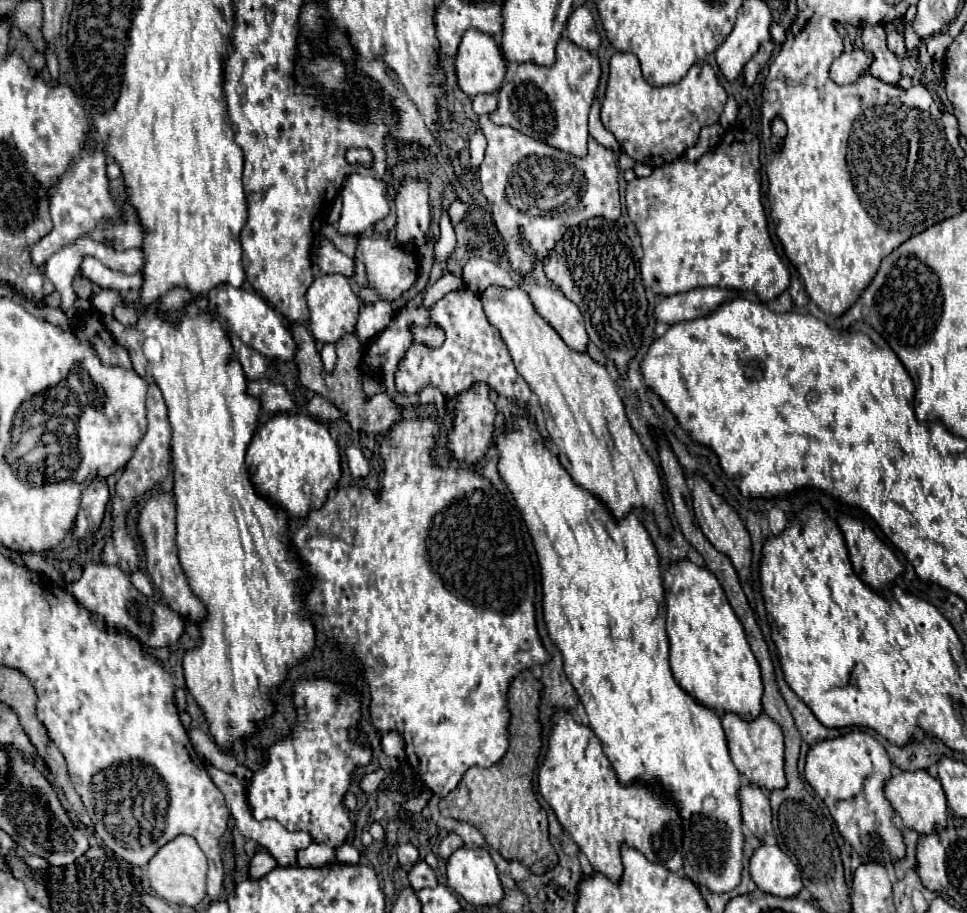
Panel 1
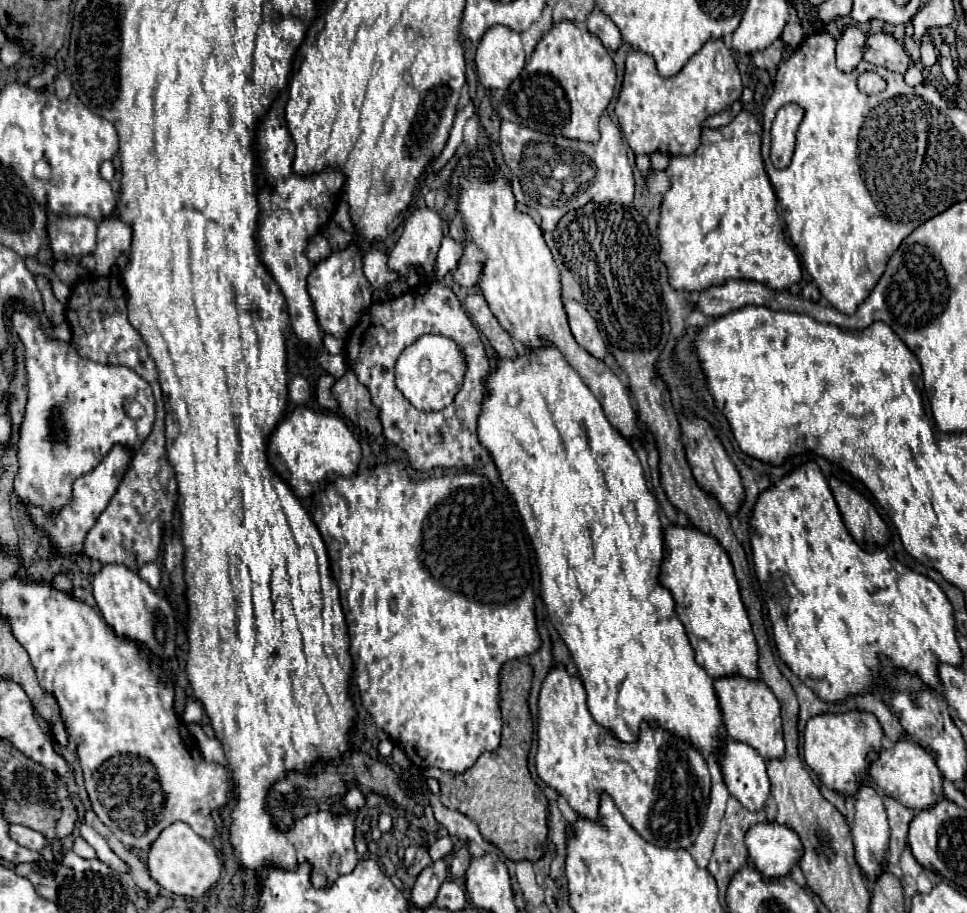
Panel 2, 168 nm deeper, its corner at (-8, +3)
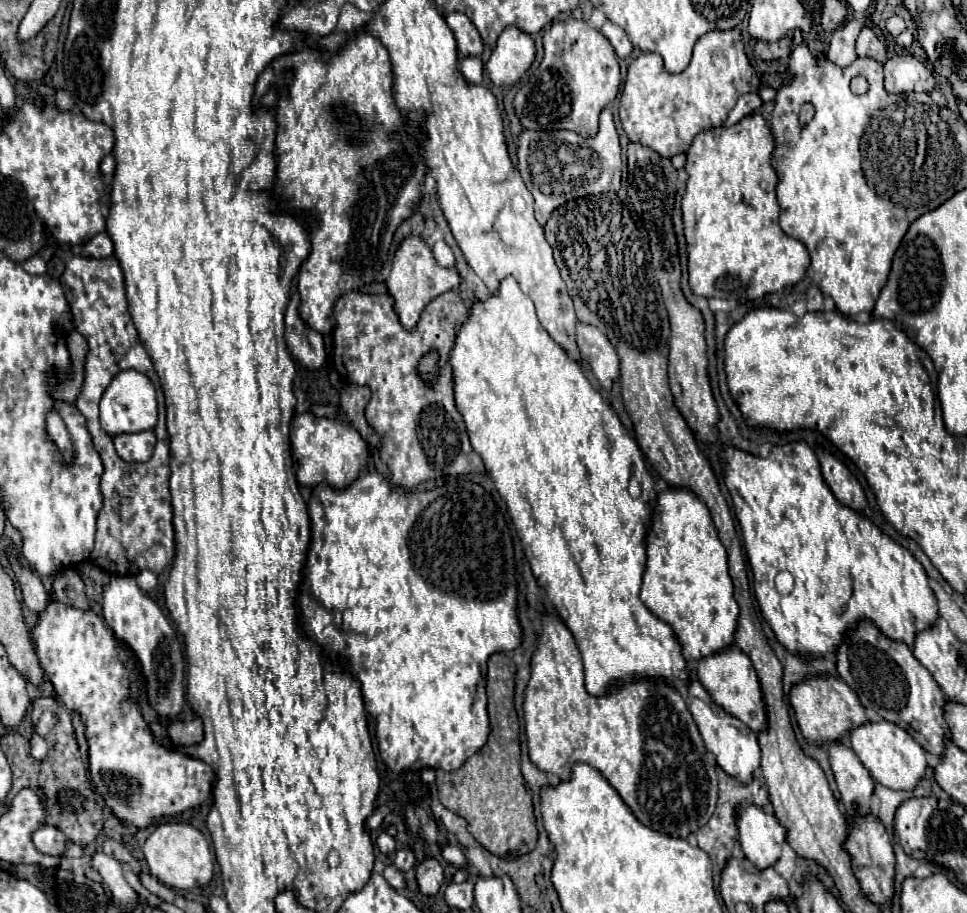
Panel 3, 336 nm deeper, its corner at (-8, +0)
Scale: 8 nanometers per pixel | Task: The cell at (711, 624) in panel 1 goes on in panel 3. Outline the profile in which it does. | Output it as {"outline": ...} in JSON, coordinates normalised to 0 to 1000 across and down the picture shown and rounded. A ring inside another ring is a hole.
{"outline":[[[691,532],[678,545],[668,585],[670,618],[662,655],[699,694],[709,725],[720,725],[759,705],[763,662],[753,629],[751,602],[732,556],[709,535]]]}

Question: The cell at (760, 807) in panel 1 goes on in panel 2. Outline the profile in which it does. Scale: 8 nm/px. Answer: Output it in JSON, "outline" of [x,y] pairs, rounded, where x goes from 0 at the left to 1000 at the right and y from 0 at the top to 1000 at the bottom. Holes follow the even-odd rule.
{"outline":[[[751,812],[751,829],[747,831],[749,858],[774,888],[786,888],[796,873],[796,853],[792,834],[769,814]]]}

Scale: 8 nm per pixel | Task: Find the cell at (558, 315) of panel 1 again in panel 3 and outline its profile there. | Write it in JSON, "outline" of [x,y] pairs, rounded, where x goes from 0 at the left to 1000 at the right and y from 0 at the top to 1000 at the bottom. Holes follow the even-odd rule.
{"outline":[[[600,353],[596,357],[596,375],[602,394],[604,399],[608,399],[608,405],[612,405],[618,423],[623,425],[623,429],[629,429],[641,412],[639,388],[635,379],[616,357],[600,355]]]}

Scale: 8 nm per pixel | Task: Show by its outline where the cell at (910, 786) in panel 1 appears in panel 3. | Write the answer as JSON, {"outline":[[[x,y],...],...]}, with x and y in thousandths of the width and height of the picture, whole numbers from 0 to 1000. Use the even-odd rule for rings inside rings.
{"outline":[[[916,789],[896,791],[891,795],[881,797],[877,802],[877,811],[889,835],[902,848],[902,852],[925,865],[943,865],[956,850],[956,843],[960,839],[956,819],[935,797]]]}

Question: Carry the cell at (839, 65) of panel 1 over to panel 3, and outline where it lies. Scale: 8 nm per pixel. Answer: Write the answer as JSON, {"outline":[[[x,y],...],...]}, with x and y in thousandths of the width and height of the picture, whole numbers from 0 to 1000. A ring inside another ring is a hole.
{"outline":[[[877,22],[871,31],[867,31],[860,37],[860,44],[858,44],[856,57],[854,57],[858,68],[862,68],[867,72],[877,72],[887,64],[883,48],[885,48],[885,37],[889,35],[889,28],[893,28],[889,22]]]}

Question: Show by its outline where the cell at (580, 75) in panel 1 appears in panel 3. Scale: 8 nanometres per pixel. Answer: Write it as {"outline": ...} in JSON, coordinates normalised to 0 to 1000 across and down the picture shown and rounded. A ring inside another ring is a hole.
{"outline":[[[575,22],[563,35],[563,66],[532,107],[534,127],[544,142],[594,142],[612,149],[618,127],[641,99],[639,61],[631,44],[604,22]]]}

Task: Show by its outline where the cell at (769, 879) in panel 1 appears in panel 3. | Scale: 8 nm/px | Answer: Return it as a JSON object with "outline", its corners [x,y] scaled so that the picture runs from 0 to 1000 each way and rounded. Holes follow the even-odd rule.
{"outline":[[[774,881],[761,889],[763,920],[771,940],[782,949],[798,949],[807,940],[807,929],[813,918],[811,907],[798,892]]]}

